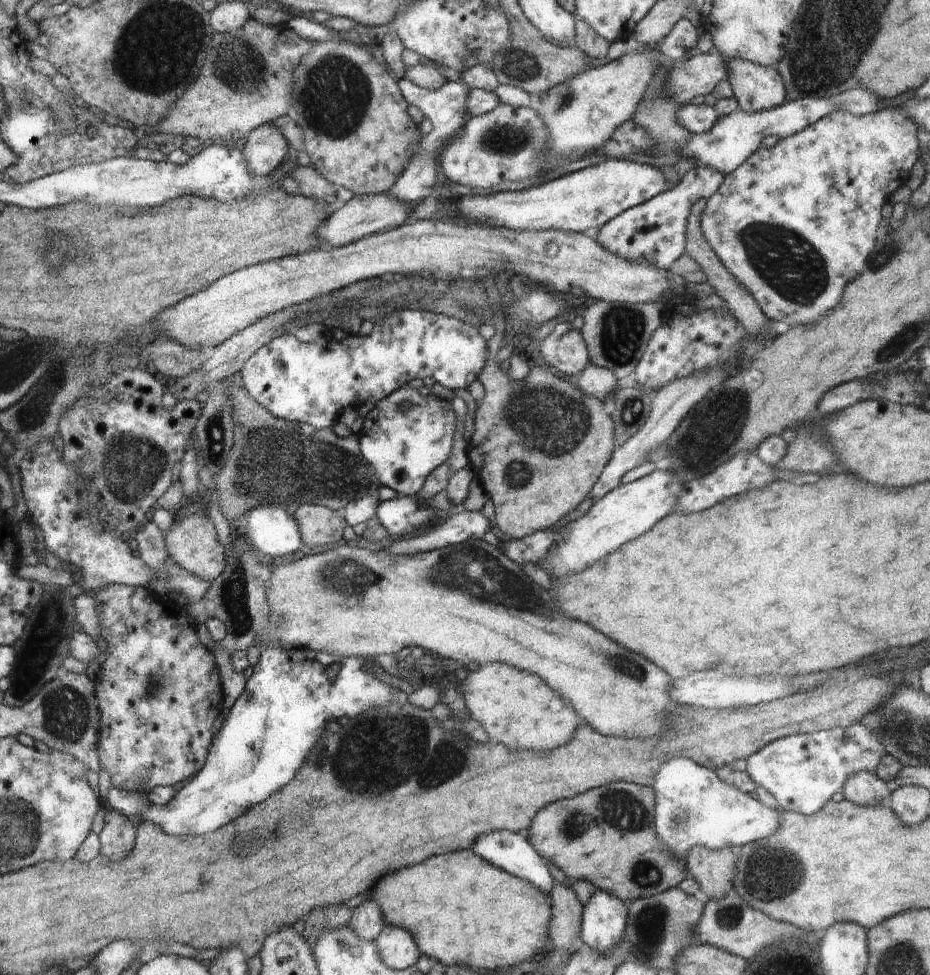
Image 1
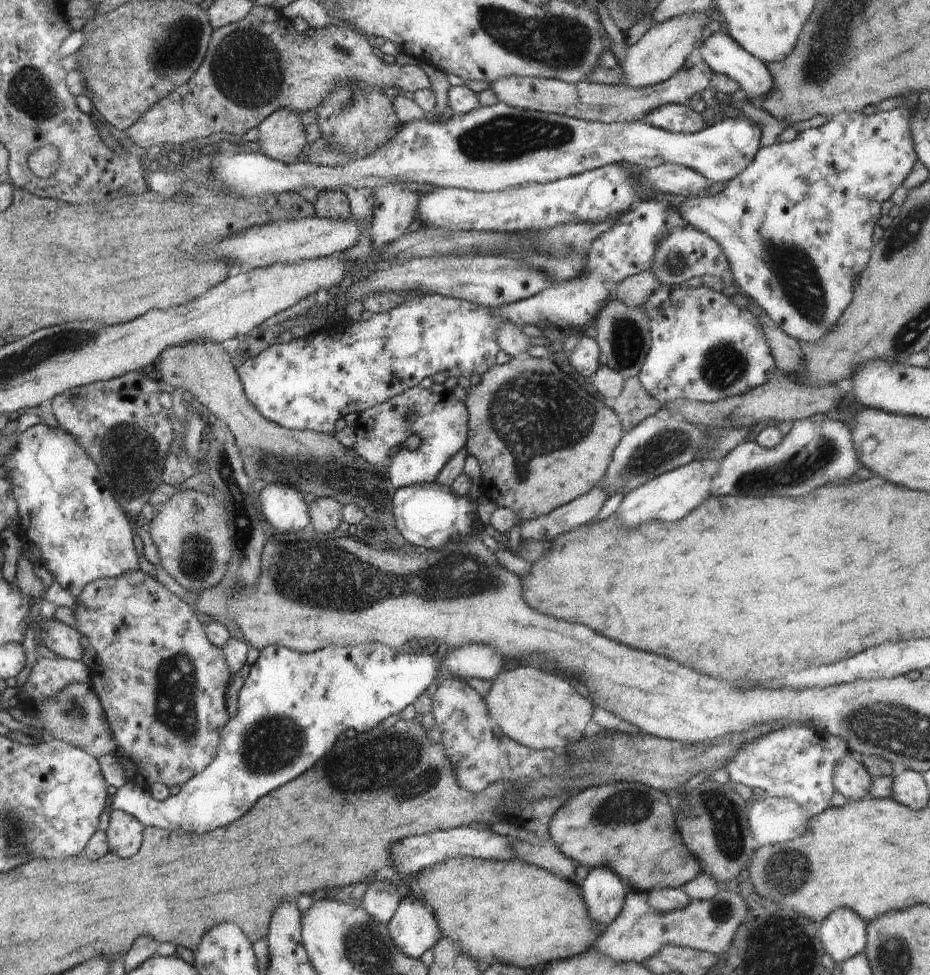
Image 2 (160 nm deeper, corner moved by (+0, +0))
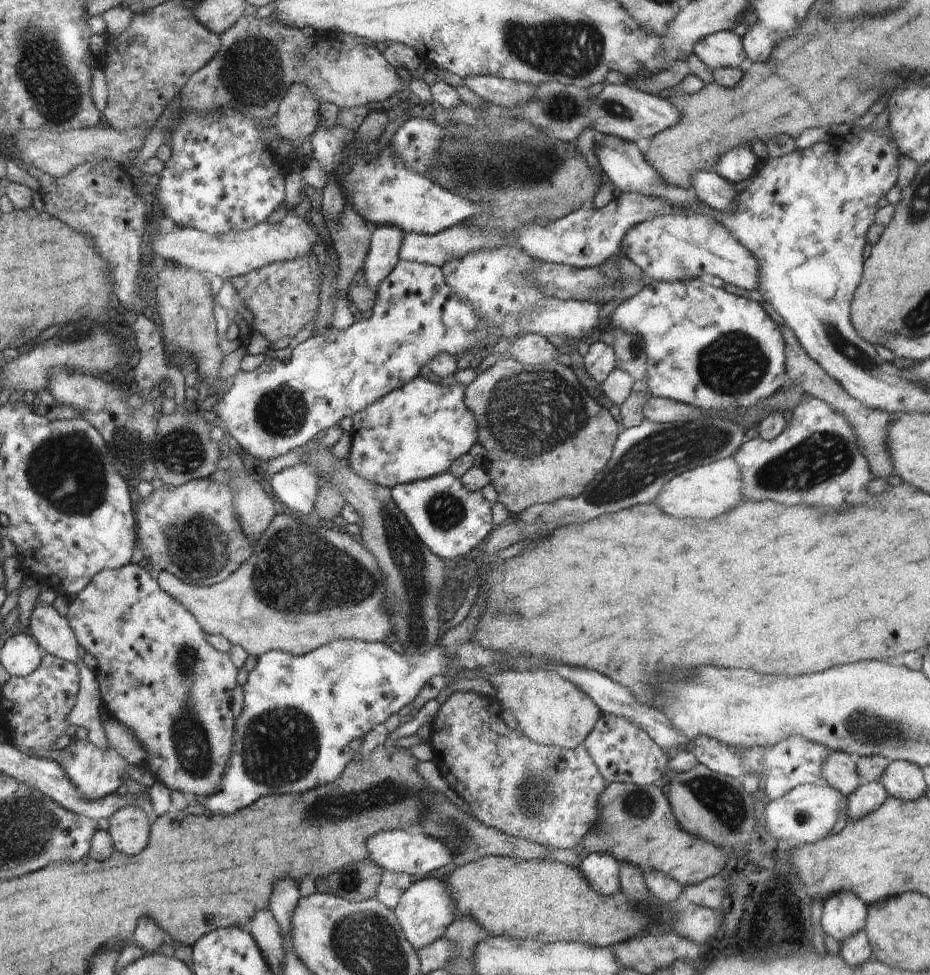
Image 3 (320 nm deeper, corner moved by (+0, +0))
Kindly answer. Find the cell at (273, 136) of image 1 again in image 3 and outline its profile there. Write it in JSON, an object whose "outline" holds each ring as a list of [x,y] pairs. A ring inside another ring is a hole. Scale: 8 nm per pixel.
{"outline":[[[294,82],[288,92],[280,99],[280,110],[277,112],[276,124],[282,140],[296,140],[301,146],[306,136],[313,134],[320,126],[321,102],[313,89],[305,84]]]}

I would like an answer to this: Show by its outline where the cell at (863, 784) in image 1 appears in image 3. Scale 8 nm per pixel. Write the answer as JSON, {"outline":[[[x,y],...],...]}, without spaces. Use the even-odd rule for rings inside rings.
{"outline":[[[831,751],[825,758],[822,774],[824,782],[850,796],[860,786],[855,757],[844,751]]]}

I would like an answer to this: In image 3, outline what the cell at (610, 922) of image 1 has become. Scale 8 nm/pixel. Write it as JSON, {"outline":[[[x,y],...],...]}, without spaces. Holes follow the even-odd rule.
{"outline":[[[595,852],[584,854],[579,866],[589,879],[589,884],[593,889],[600,894],[608,896],[621,888],[619,863],[619,860],[610,853]]]}

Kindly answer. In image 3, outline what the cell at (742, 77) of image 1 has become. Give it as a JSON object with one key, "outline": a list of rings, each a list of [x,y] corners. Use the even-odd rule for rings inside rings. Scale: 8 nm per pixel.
{"outline":[[[716,31],[693,44],[693,53],[706,66],[743,67],[748,64],[741,37],[733,31]]]}

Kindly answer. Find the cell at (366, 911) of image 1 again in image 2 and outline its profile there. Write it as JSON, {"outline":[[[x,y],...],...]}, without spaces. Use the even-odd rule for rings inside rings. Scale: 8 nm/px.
{"outline":[[[390,878],[374,879],[364,890],[360,904],[370,916],[377,918],[382,924],[388,924],[407,892],[406,887],[399,887]]]}

